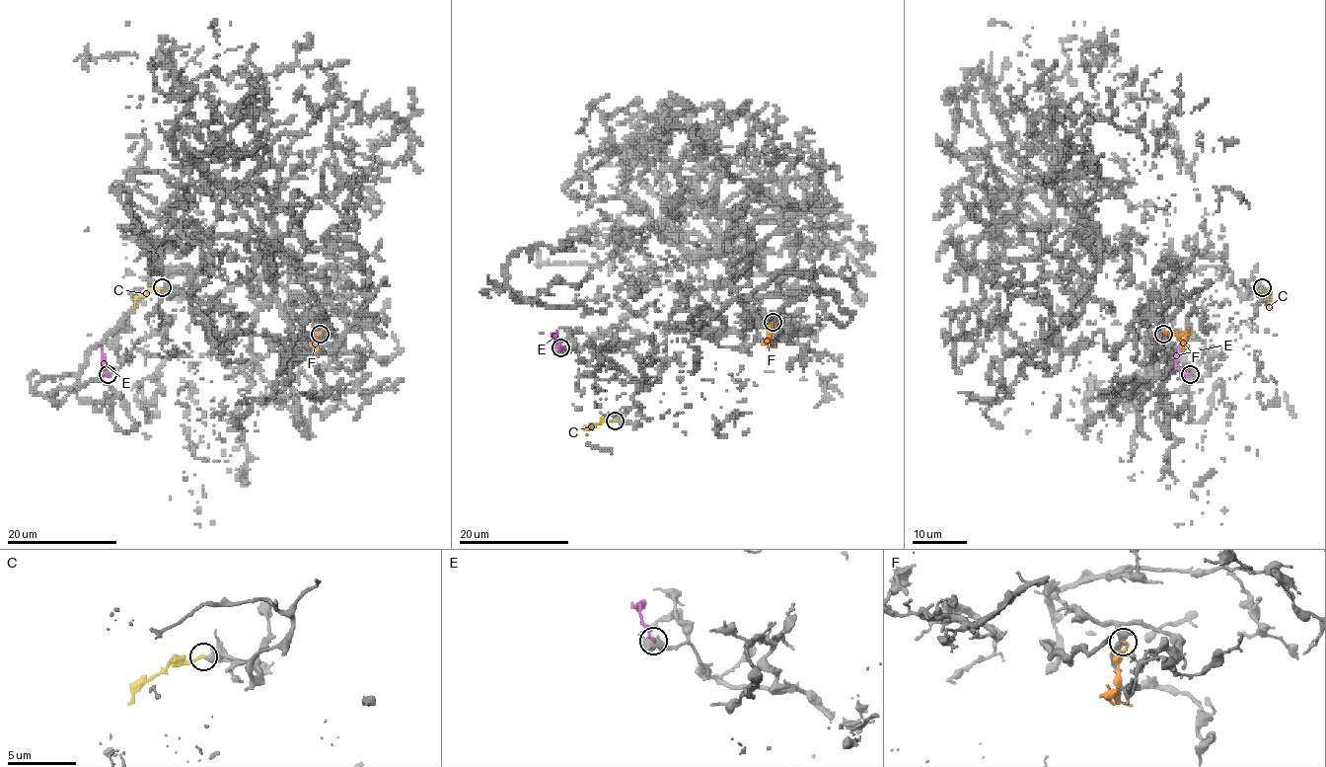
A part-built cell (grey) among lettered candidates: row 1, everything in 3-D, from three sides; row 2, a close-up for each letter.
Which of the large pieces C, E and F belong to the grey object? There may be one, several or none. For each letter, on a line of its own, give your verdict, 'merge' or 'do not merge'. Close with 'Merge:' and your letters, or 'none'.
C: merge
E: do not merge
F: merge
Merge: C, F

